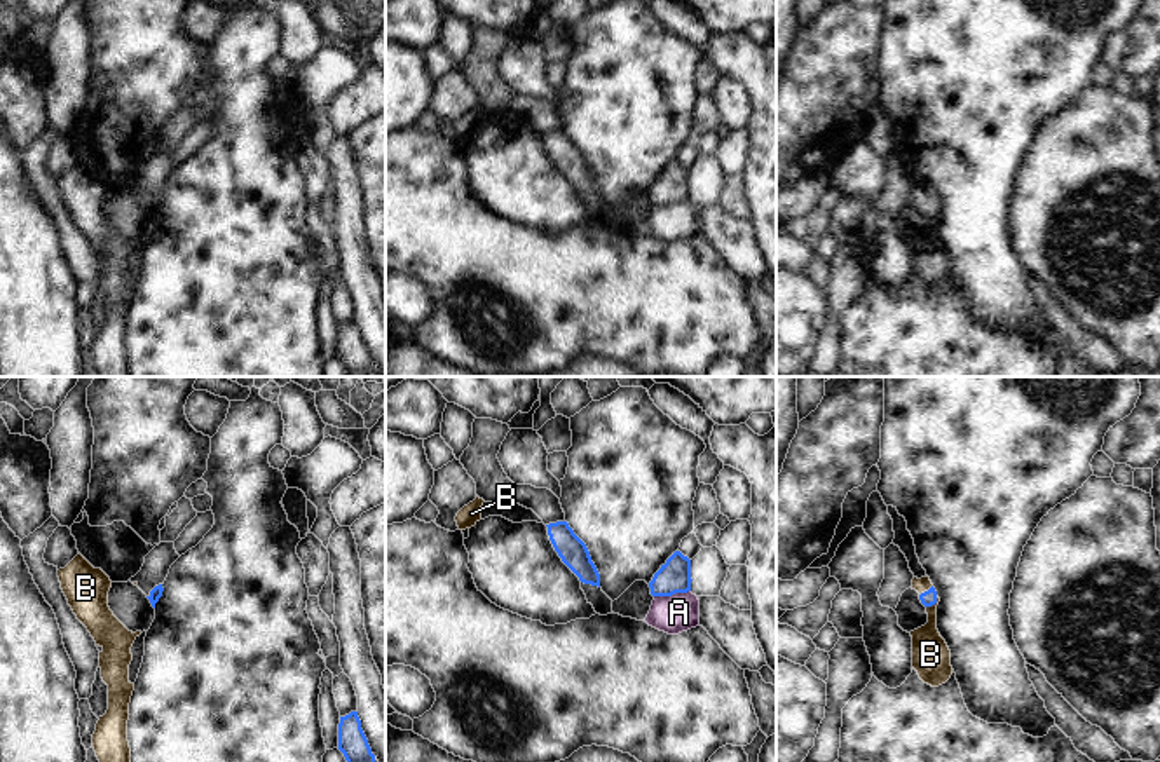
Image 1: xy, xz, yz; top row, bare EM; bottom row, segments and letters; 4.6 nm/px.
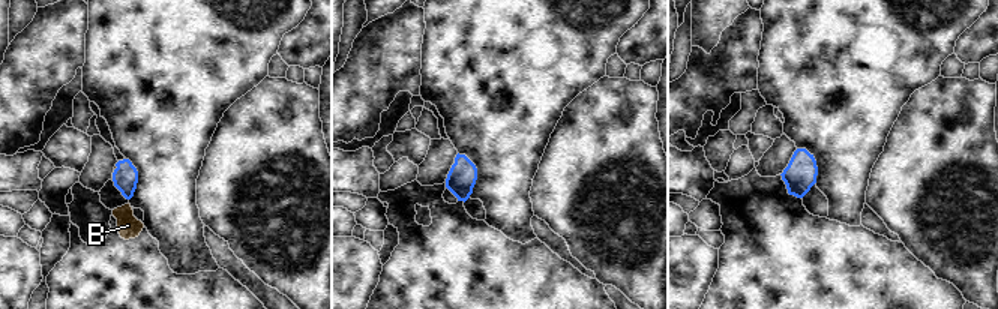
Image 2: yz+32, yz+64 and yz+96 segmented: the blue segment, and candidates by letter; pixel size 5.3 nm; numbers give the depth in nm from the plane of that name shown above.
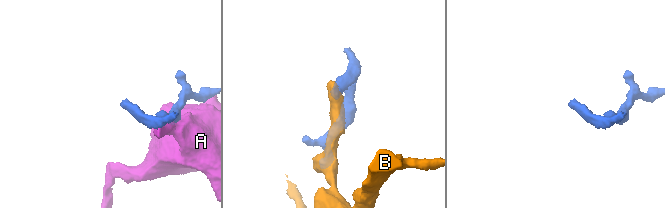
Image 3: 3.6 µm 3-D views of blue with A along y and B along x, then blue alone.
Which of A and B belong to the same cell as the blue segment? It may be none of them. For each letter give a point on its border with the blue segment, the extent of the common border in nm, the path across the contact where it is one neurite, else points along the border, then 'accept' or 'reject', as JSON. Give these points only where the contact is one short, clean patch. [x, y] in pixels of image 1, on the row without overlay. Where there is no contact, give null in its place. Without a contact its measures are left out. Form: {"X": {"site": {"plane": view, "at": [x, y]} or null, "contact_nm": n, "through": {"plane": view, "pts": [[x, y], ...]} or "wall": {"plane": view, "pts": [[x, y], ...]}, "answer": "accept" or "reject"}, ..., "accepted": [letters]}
{"A": {"site": {"plane": "xz", "at": [672, 203]}, "contact_nm": 170, "answer": "reject"}, "B": {"site": {"plane": "yz", "at": [934, 213]}, "contact_nm": 80, "through": {"plane": "yz", "pts": [[928, 208], [934, 213], [930, 264]]}, "answer": "accept"}, "accepted": ["B"]}

